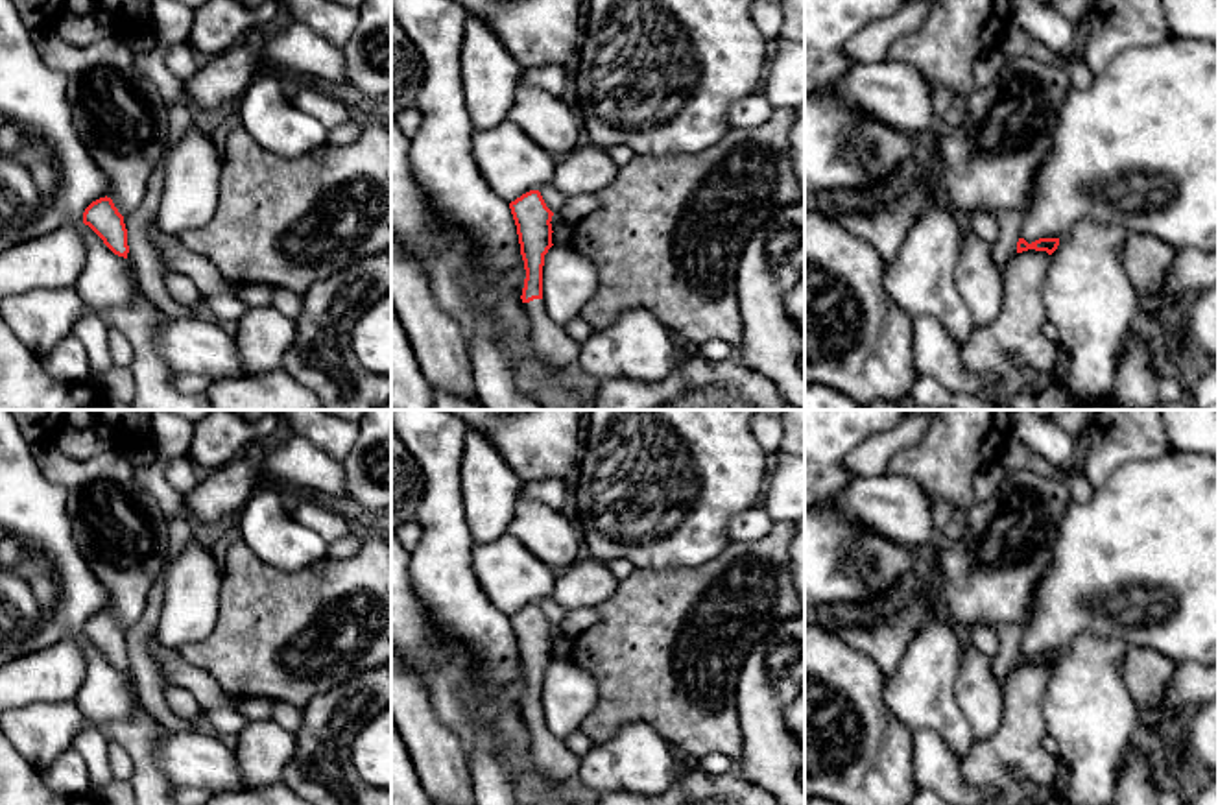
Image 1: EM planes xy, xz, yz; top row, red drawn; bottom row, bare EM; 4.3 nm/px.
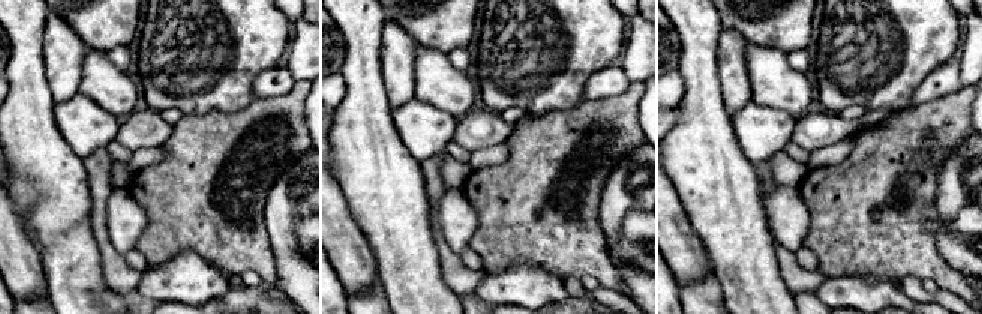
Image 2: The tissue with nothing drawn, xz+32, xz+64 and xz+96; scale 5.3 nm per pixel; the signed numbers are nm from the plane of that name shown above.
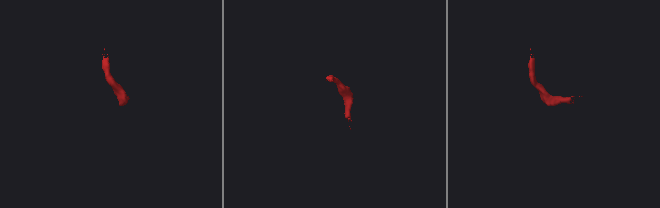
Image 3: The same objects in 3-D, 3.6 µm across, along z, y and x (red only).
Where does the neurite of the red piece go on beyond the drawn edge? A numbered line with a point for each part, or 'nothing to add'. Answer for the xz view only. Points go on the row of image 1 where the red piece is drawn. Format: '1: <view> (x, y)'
1: xz (550, 342)

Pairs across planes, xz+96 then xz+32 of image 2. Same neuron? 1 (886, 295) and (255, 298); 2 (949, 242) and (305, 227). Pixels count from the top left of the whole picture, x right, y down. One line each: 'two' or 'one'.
1: two
2: one

